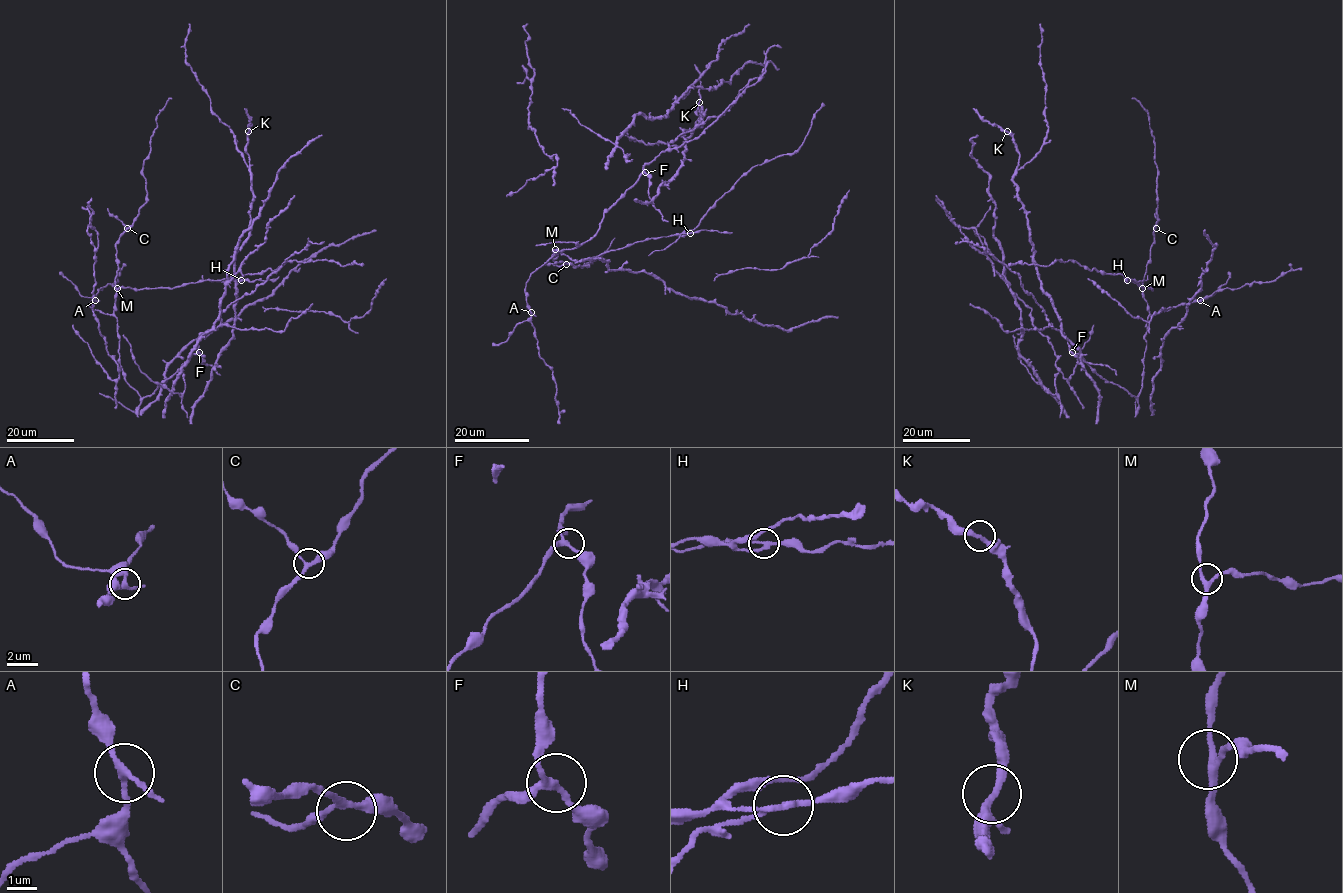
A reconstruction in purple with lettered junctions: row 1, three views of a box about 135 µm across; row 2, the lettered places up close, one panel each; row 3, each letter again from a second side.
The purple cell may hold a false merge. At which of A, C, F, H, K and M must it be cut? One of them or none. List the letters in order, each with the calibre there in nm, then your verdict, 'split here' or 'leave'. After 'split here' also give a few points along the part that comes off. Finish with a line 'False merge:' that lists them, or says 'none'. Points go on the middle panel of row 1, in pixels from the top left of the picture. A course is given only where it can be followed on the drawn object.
A: calibre 200 nm; leave
C: calibre 220 nm; leave
F: calibre 220 nm; leave
H: calibre 200 nm; split here; course (690, 233), (648, 255)
K: calibre 240 nm; leave
M: calibre 240 nm; leave
False merge: H

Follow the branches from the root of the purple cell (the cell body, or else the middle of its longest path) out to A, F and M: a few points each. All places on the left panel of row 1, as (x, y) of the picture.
A: (183, 364), (153, 393), (141, 398), (125, 380), (120, 365), (117, 319), (94, 310), (90, 305), (95, 300)
F: (183, 364), (199, 352)
M: (183, 364), (149, 395), (141, 398), (129, 384), (120, 365), (117, 317), (113, 313), (117, 288)

